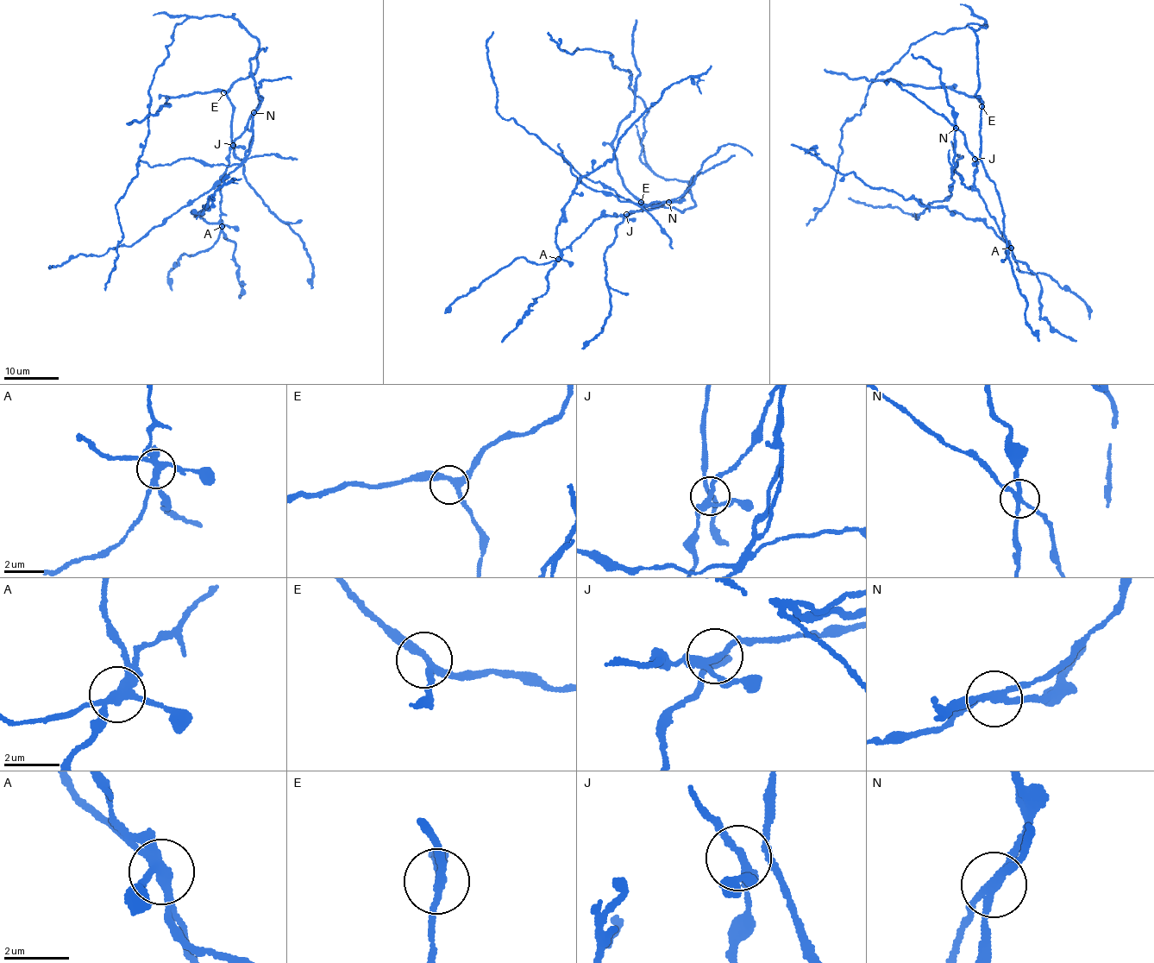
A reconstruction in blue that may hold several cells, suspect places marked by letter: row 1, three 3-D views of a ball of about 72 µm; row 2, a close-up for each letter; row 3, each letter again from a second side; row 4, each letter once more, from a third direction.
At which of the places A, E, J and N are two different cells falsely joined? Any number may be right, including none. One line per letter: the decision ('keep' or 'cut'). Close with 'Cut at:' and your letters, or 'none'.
A: cut
E: keep
J: keep
N: cut
Cut at: A, N

